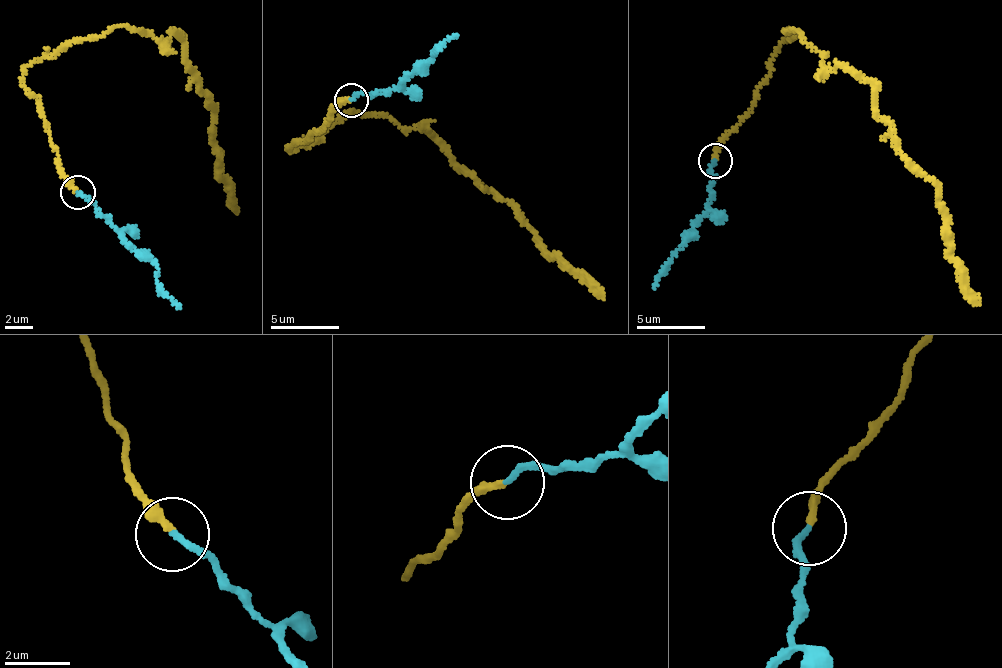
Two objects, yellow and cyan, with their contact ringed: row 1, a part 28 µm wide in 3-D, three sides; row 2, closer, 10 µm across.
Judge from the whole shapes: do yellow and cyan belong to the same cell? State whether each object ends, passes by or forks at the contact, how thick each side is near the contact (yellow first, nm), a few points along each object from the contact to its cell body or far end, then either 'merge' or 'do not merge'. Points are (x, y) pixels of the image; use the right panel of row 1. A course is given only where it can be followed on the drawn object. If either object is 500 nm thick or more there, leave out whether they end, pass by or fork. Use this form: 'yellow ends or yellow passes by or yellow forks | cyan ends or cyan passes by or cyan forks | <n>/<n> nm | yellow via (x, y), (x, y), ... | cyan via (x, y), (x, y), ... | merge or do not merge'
yellow ends | cyan ends | 240/200 nm | yellow via (714, 160), (786, 31), (800, 34), (872, 89), (892, 146), (936, 187), (950, 258), (980, 305) | cyan via (714, 160), (701, 216), (665, 266), (654, 288) | do not merge

